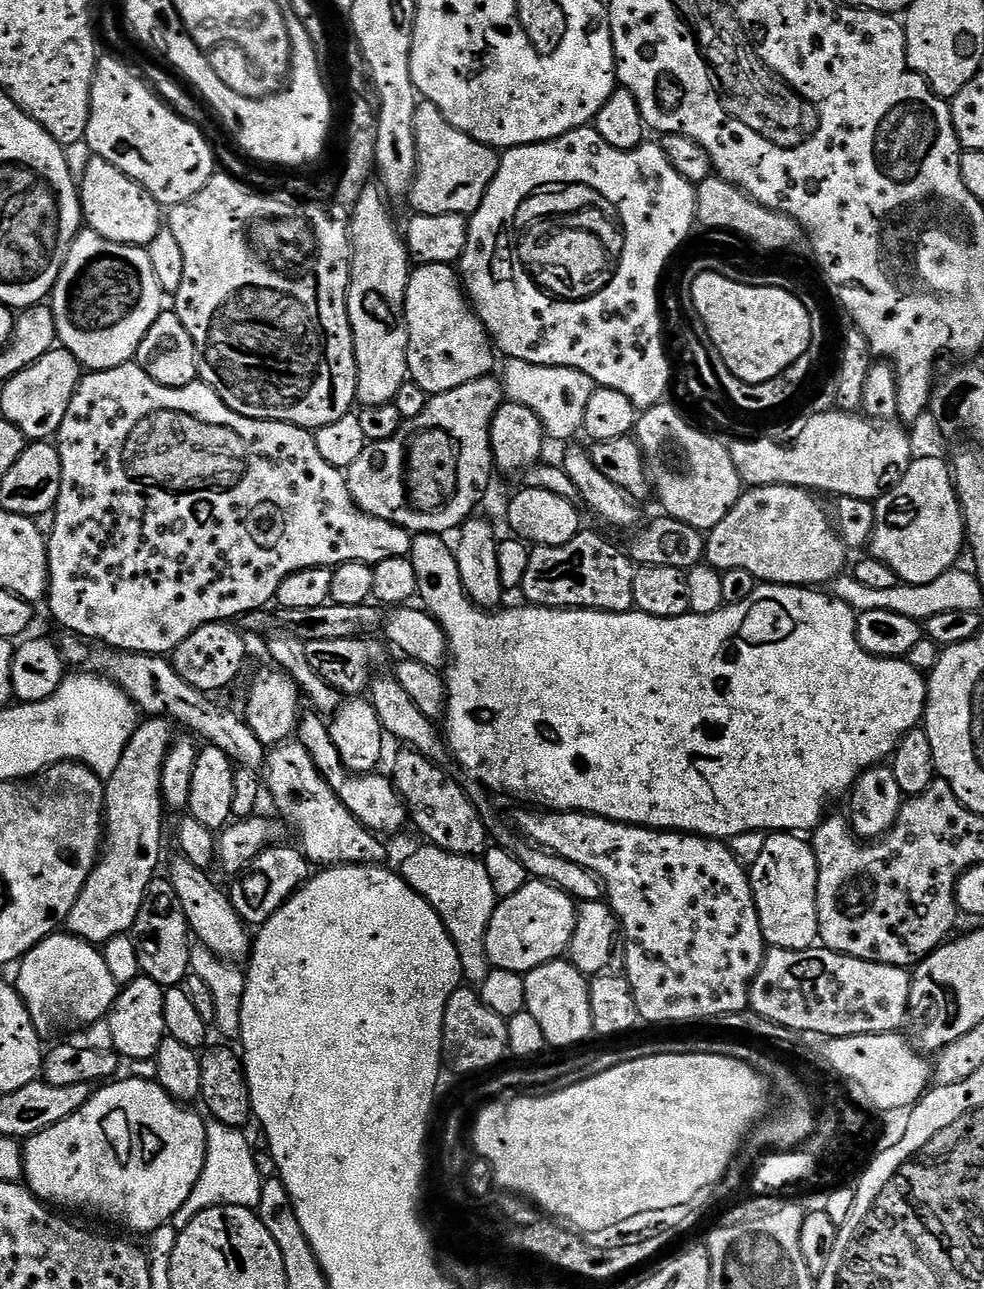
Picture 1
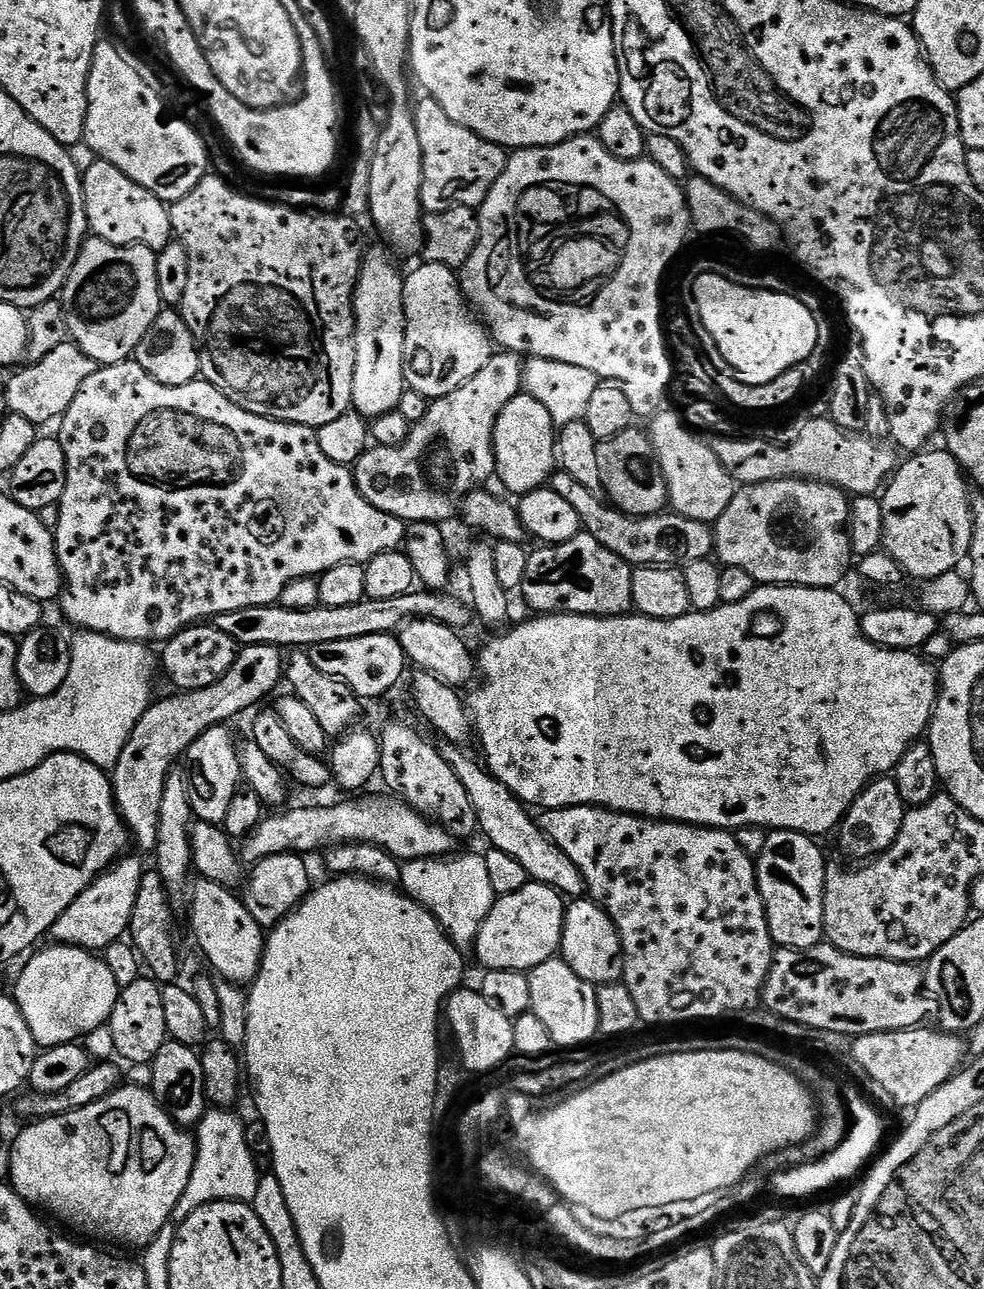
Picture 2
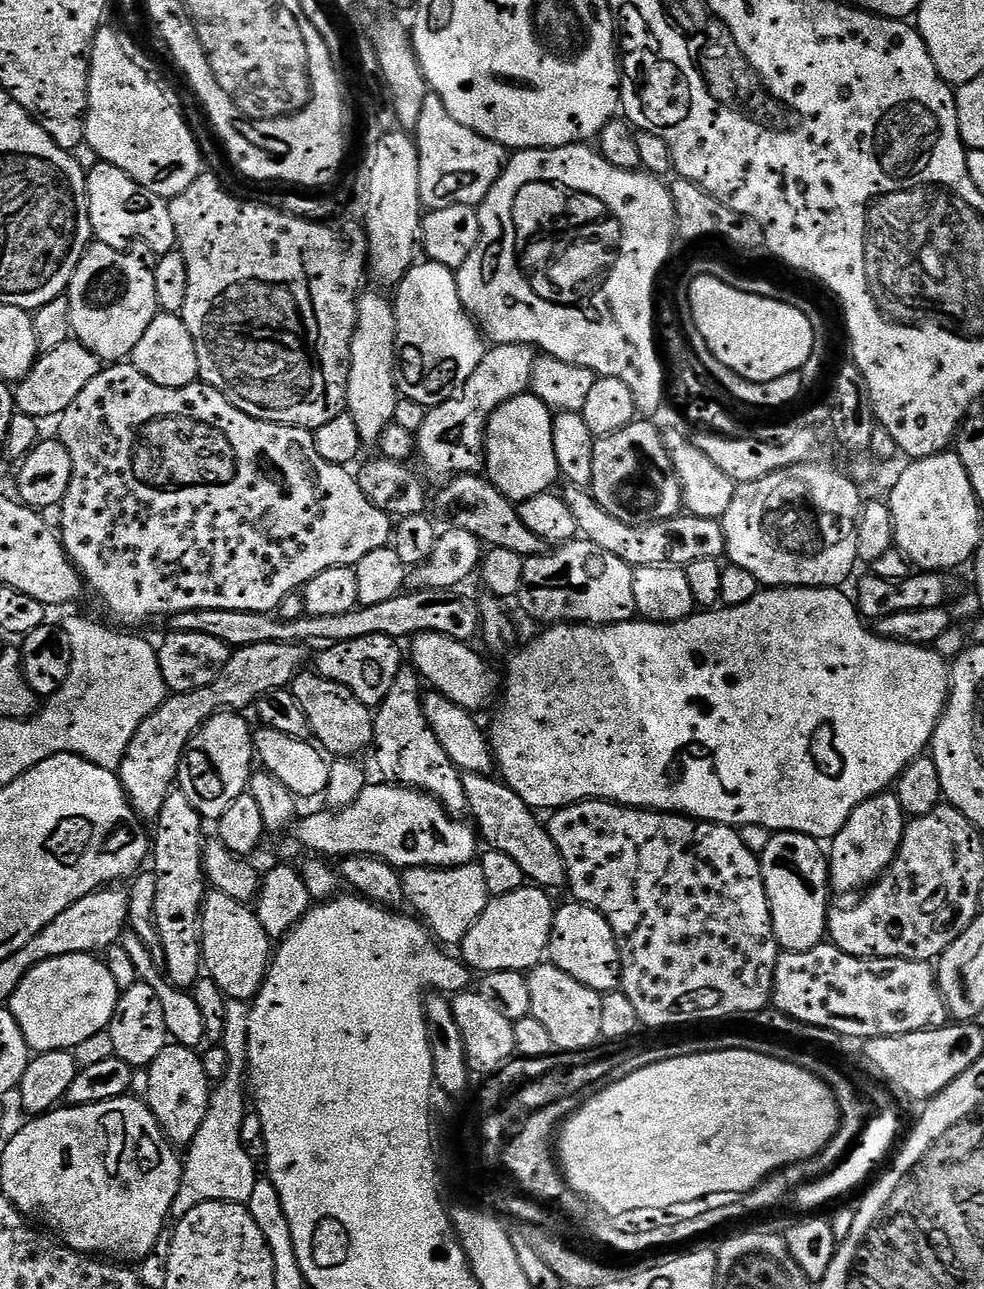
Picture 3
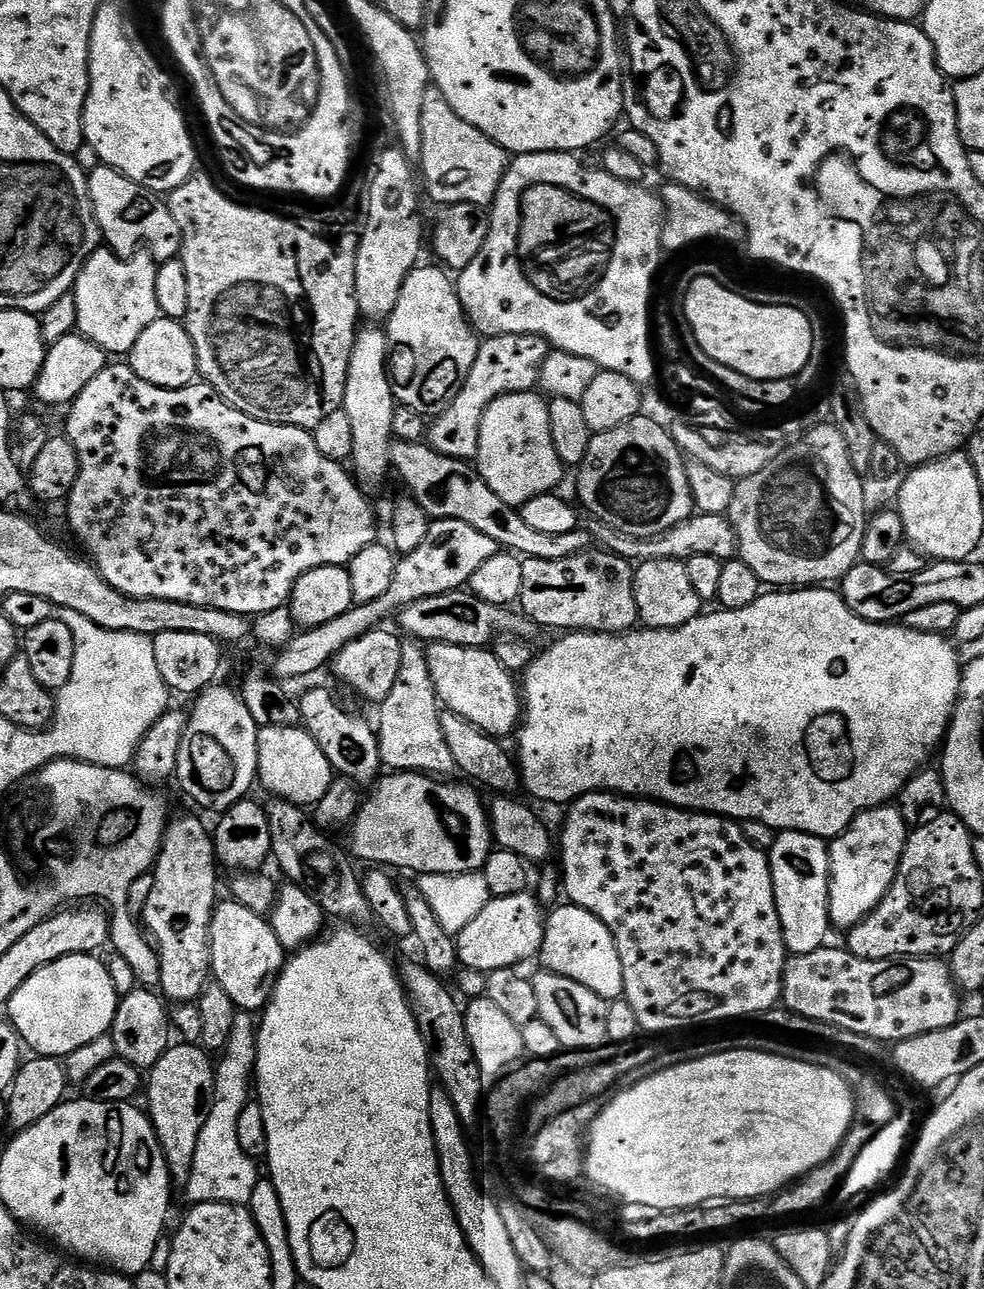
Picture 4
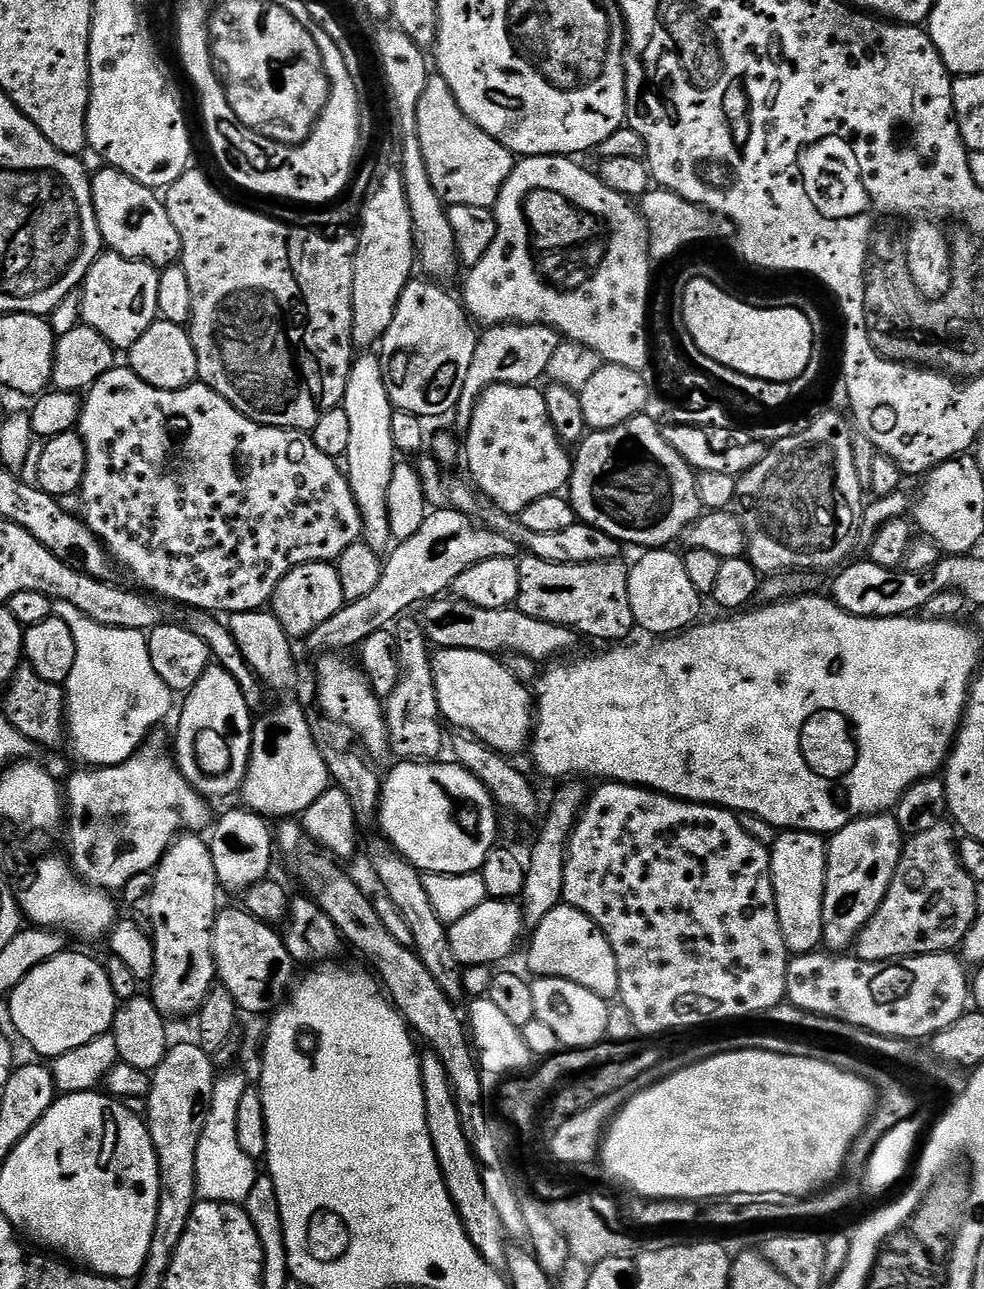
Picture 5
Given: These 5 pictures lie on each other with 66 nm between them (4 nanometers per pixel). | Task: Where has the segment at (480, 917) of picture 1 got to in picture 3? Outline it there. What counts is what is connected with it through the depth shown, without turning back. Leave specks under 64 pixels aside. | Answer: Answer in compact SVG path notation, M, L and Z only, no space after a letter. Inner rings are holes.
M479 863L457 868L406 868L402 872L402 890L407 907L426 925L441 945L458 946L466 938L470 926L478 922L490 899L486 877Z

